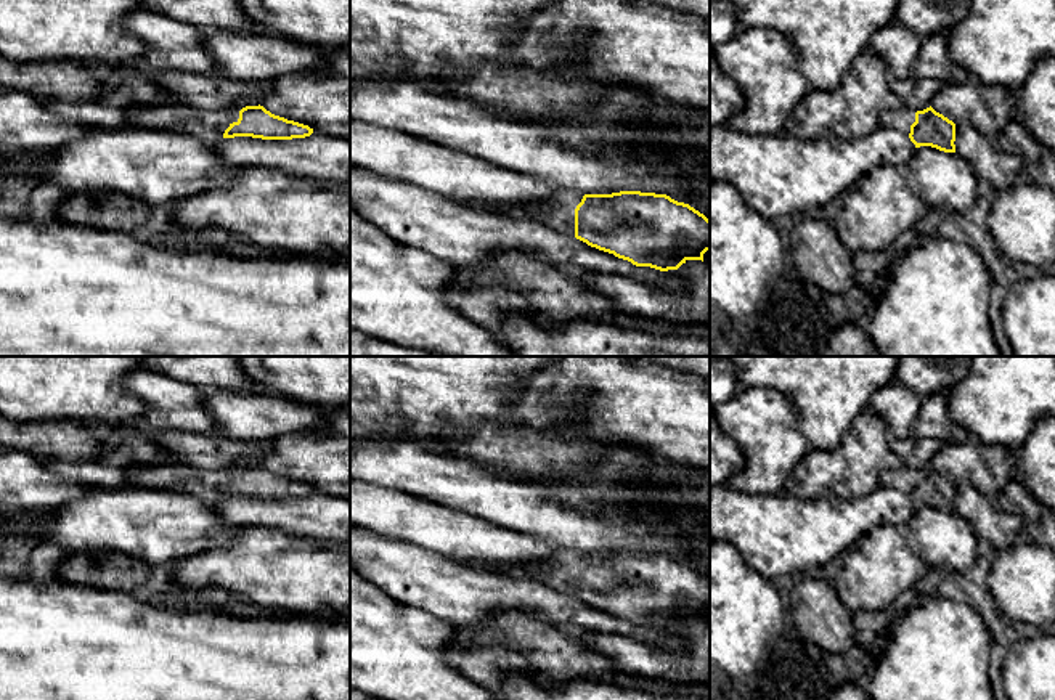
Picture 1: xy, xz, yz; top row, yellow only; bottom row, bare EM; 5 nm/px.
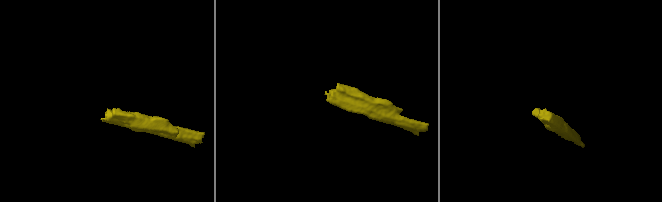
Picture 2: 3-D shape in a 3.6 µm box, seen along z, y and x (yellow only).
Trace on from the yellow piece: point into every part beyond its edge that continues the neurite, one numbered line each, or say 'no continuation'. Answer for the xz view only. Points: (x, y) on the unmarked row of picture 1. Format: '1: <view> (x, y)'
1: xz (559, 572)

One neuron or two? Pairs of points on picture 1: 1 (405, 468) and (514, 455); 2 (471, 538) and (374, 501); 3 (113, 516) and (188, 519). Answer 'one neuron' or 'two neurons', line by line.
1: two neurons
2: one neuron
3: one neuron

